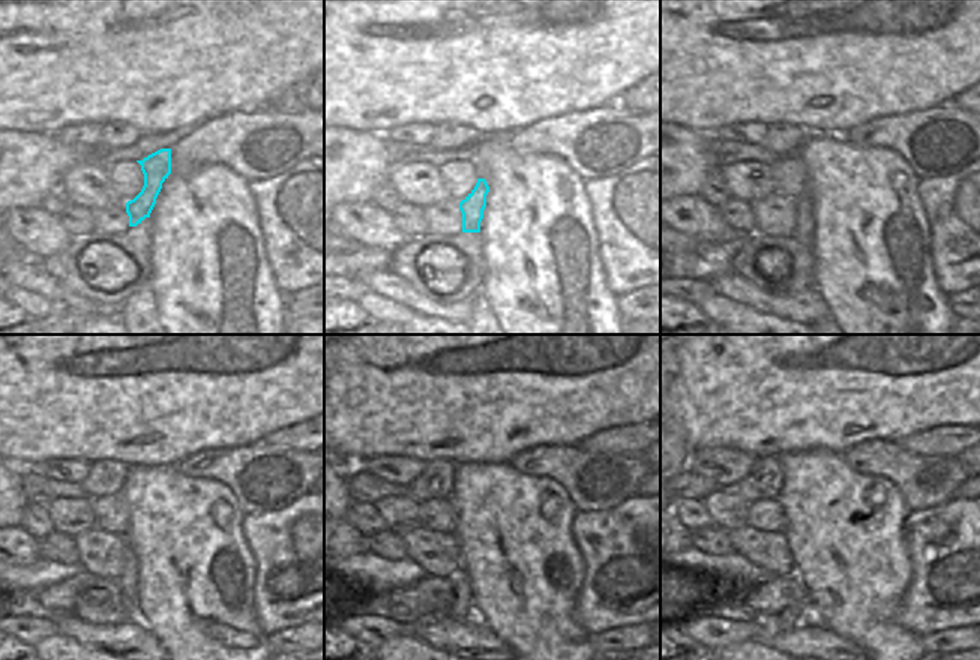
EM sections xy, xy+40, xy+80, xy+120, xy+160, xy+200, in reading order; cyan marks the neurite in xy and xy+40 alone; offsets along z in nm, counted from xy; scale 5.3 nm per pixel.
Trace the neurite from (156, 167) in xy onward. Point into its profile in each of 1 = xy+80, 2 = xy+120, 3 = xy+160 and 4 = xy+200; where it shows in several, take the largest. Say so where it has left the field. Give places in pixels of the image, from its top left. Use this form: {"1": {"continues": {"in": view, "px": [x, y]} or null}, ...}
{"1": {"continues": {"in": "xy+80", "px": [803, 207]}}, "2": {"continues": {"in": "xy+120", "px": [129, 578]}}, "3": {"continues": {"in": "xy+160", "px": [461, 609]}}, "4": {"continues": {"in": "xy+200", "px": [799, 614]}}}

